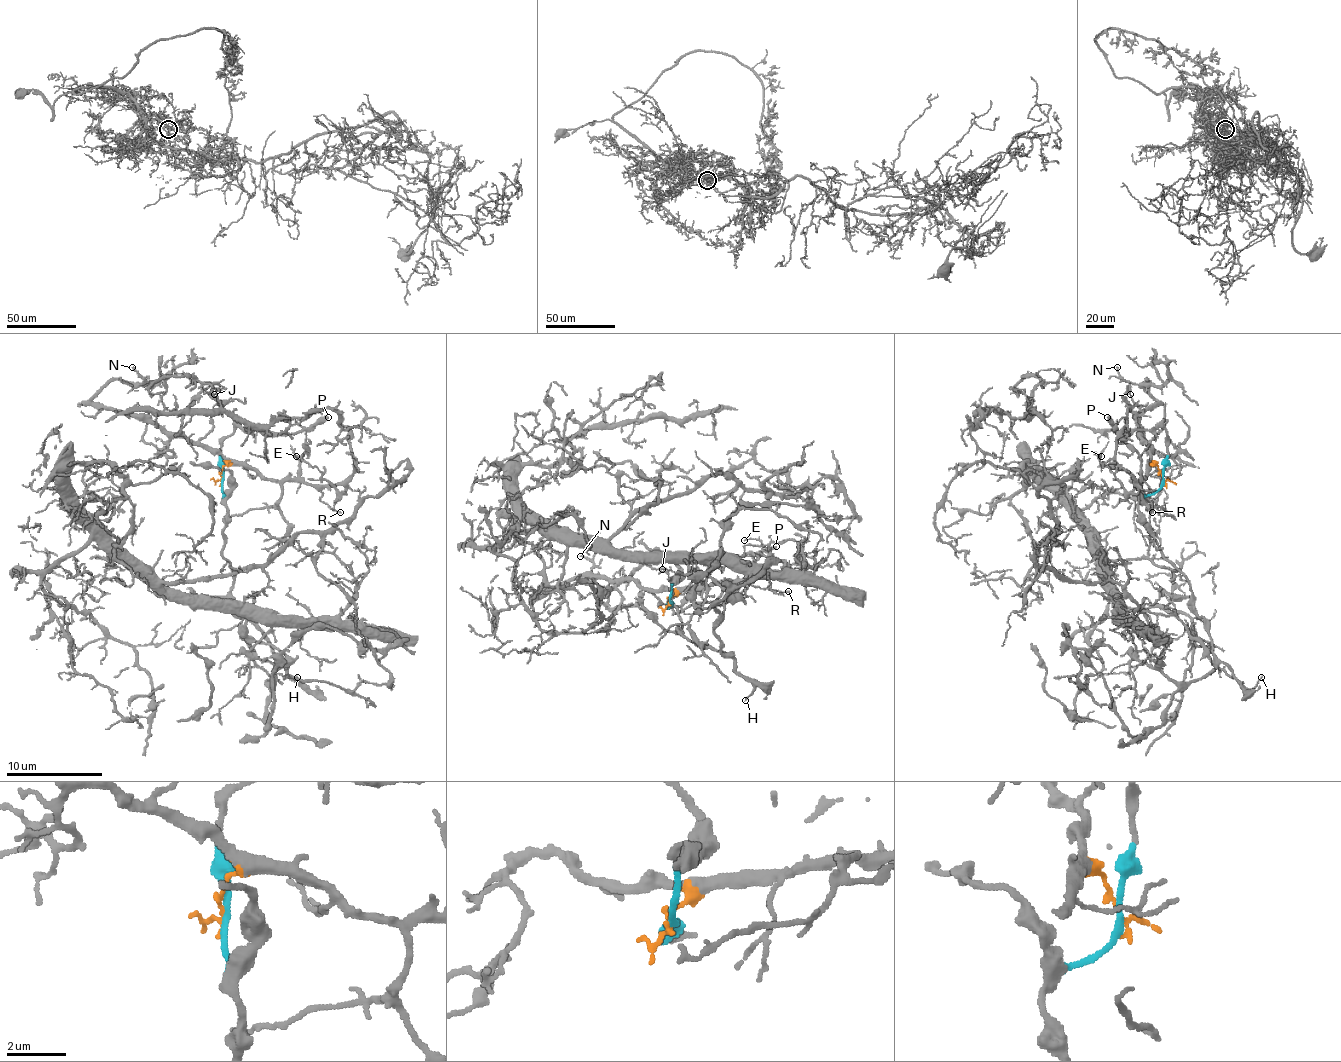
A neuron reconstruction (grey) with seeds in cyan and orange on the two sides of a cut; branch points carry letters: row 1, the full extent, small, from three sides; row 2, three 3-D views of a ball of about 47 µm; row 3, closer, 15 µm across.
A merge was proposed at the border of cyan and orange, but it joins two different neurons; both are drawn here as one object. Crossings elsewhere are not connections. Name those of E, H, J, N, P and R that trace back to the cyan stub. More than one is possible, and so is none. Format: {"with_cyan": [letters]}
{"with_cyan": ["H", "P"]}

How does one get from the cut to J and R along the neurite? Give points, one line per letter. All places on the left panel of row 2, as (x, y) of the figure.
J: (222, 480), (224, 461), (195, 444), (181, 430), (183, 413), (195, 398), (210, 386), (217, 391), (215, 393)
R: (222, 480), (222, 468), (234, 466), (256, 468), (275, 480), (311, 483), (321, 492), (321, 500), (340, 512)

